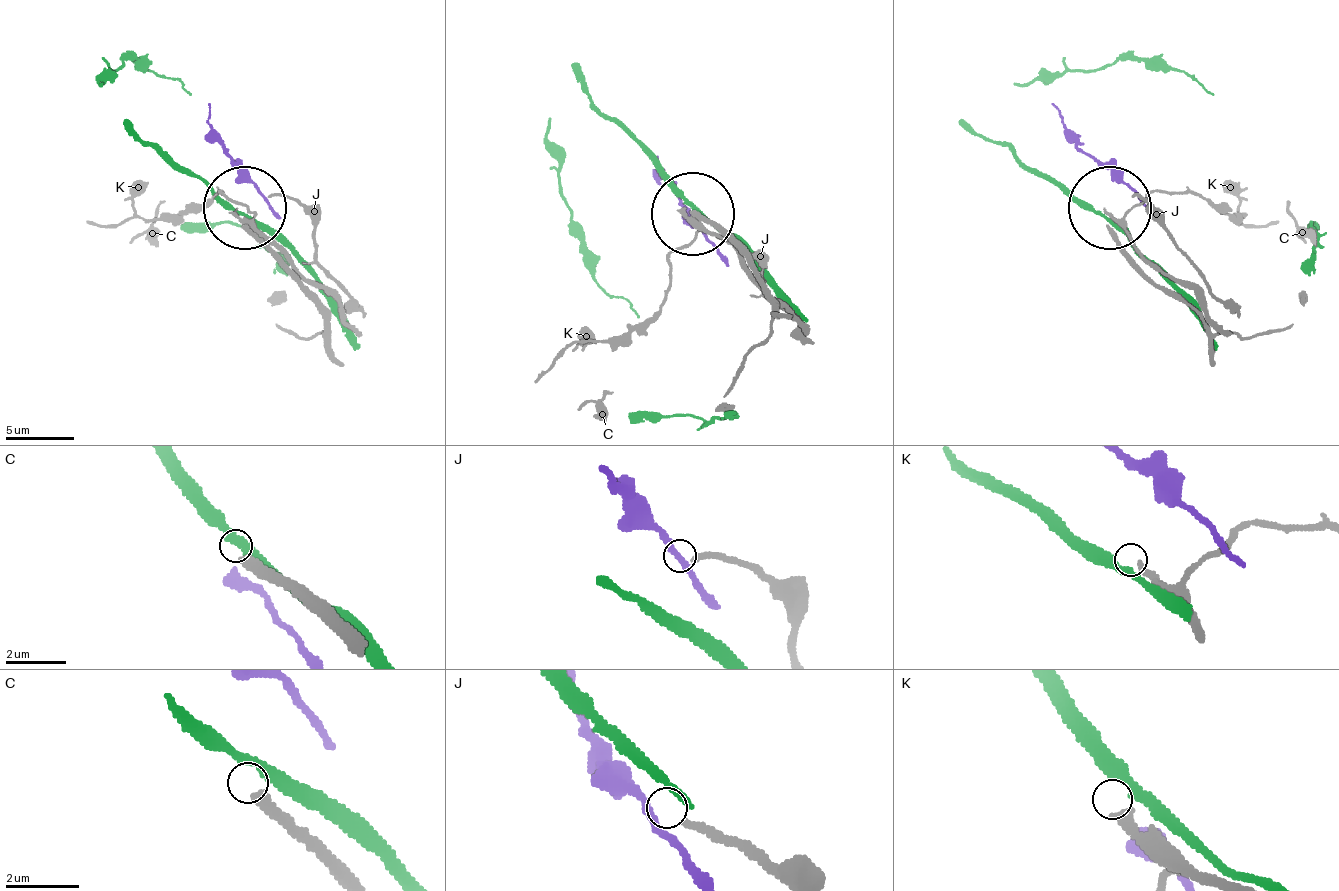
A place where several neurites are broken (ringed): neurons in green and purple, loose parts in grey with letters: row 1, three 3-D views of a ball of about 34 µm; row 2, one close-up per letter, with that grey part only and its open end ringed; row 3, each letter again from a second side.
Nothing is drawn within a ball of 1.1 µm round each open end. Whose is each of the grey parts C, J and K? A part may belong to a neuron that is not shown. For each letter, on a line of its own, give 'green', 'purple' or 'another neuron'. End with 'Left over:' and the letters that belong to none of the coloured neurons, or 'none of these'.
C: another neuron
J: another neuron
K: another neuron
Left over: C, J, K

